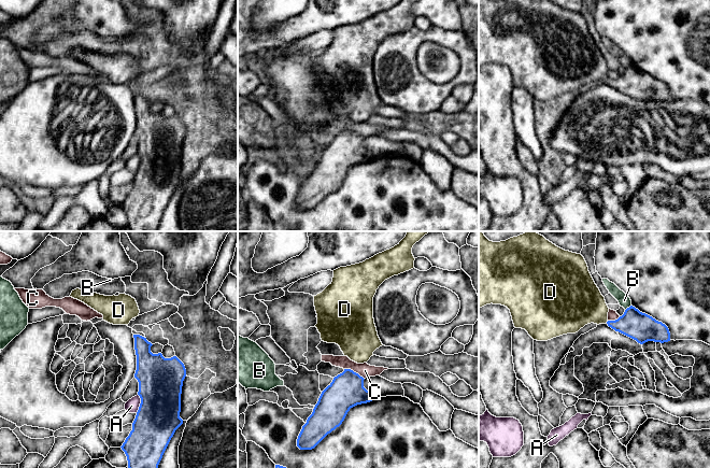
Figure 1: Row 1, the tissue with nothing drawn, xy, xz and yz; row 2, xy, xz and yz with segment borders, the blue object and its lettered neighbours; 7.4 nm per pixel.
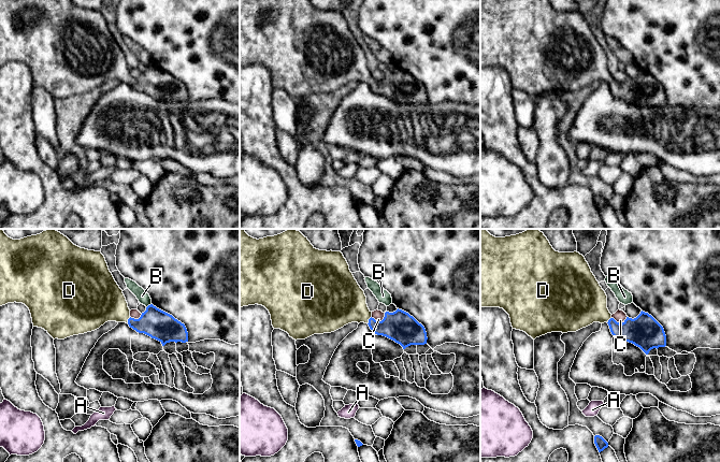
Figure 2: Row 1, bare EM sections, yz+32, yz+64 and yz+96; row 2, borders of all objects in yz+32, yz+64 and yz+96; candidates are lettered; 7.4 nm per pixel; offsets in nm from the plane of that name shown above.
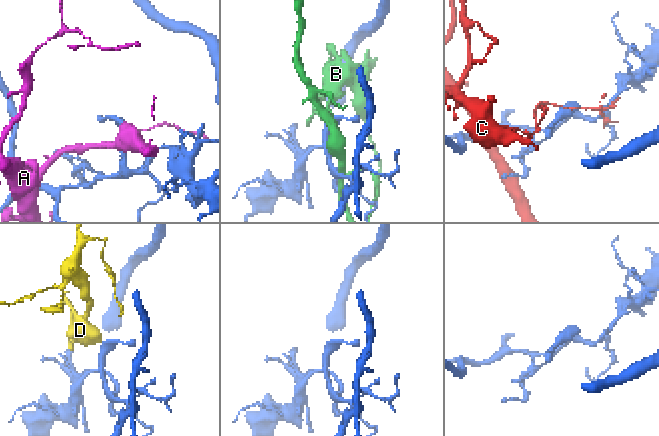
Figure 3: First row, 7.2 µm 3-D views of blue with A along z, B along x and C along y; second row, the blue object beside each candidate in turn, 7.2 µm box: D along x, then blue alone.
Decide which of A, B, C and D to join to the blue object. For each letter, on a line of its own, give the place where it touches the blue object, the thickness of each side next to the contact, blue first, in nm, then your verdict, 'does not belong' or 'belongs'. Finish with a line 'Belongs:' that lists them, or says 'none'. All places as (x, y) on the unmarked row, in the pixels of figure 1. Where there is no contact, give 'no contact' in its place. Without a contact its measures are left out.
A: meets blue in xy at (140, 162); 340 nm thick on the blue side, 100 nm on the other; does not belong
B: meets blue in yz at (627, 67); 220 nm thick on the blue side, 90 nm on the other; does not belong
C: meets blue in xz at (353, 130); 260 nm thick on the blue side, 110 nm on the other; does not belong
D: meets blue in yz at (607, 81); 220 nm thick on the blue side, 340 nm on the other; belongs
Belongs: D

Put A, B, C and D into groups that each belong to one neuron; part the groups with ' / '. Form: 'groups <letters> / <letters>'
groups A / B / C / D

